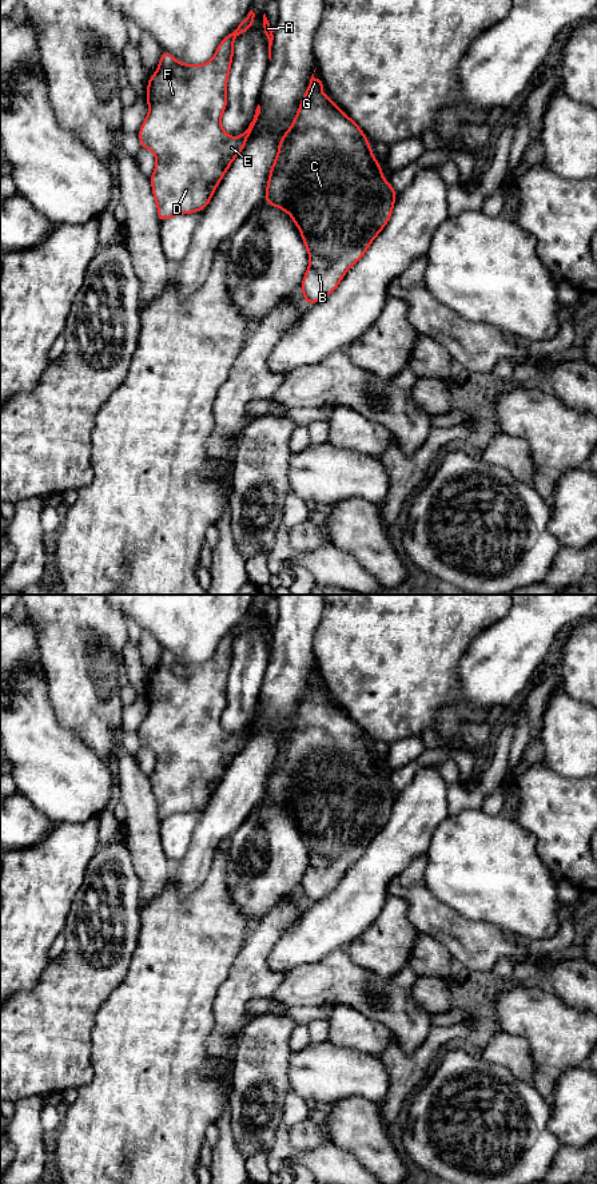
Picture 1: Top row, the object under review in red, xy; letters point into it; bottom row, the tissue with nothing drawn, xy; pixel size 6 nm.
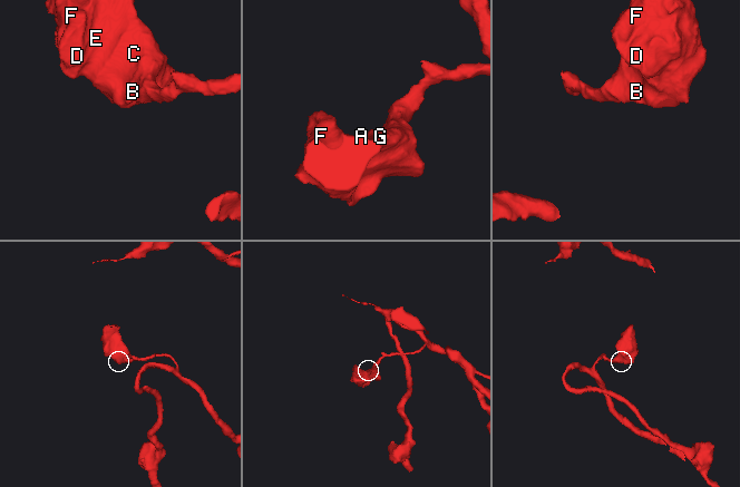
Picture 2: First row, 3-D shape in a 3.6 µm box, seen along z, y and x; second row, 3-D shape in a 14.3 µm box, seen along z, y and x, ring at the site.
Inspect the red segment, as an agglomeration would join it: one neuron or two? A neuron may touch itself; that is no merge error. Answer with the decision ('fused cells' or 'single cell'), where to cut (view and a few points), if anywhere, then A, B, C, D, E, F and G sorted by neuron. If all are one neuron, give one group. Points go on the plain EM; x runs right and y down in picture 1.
single cell; no cut; A B C D E F G

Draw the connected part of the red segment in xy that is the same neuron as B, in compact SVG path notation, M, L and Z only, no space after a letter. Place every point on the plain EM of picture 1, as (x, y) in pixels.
M314 672L309 682L309 688L302 695L299 708L294 716L292 724L284 731L284 735L279 738L278 754L272 760L271 770L268 774L267 787L263 799L267 799L270 804L279 806L282 810L290 812L292 821L301 830L303 842L307 847L310 862L307 870L302 878L302 891L309 903L317 902L330 894L343 878L346 870L354 865L366 851L375 835L382 830L391 817L393 804L397 799L397 791L393 788L391 783L383 778L383 767L377 760L373 750L370 747L370 740L367 739L363 730L358 723L351 719L335 702L321 691L325 684L323 678L315 678Z

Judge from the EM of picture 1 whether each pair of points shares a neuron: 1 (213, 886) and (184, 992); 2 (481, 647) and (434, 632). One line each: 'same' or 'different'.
1: same
2: different

